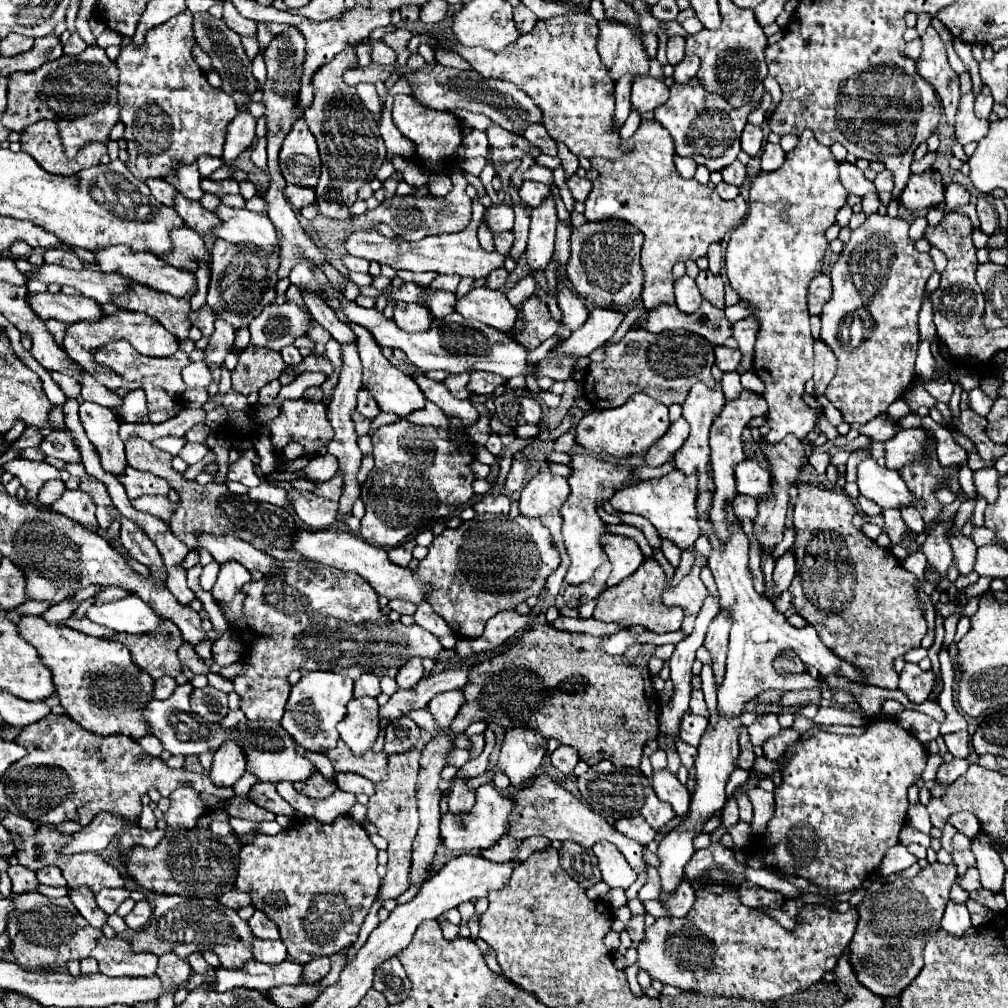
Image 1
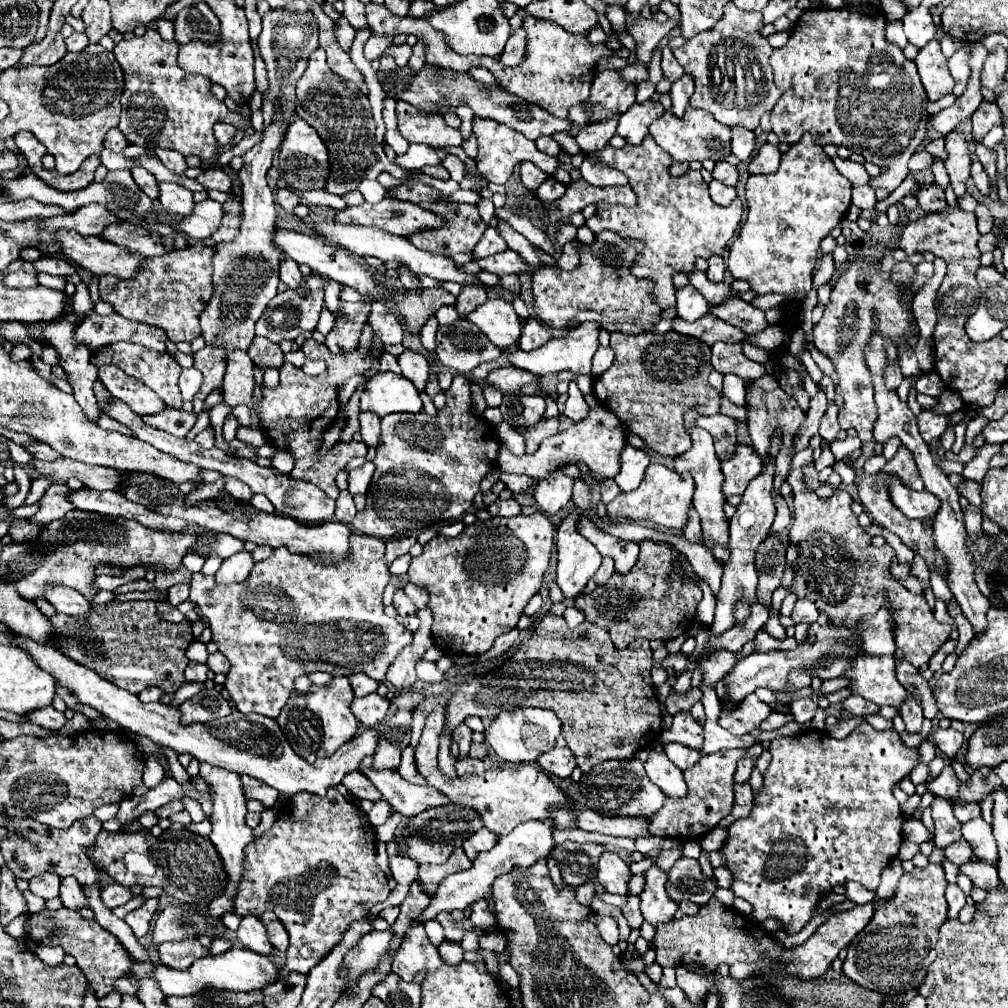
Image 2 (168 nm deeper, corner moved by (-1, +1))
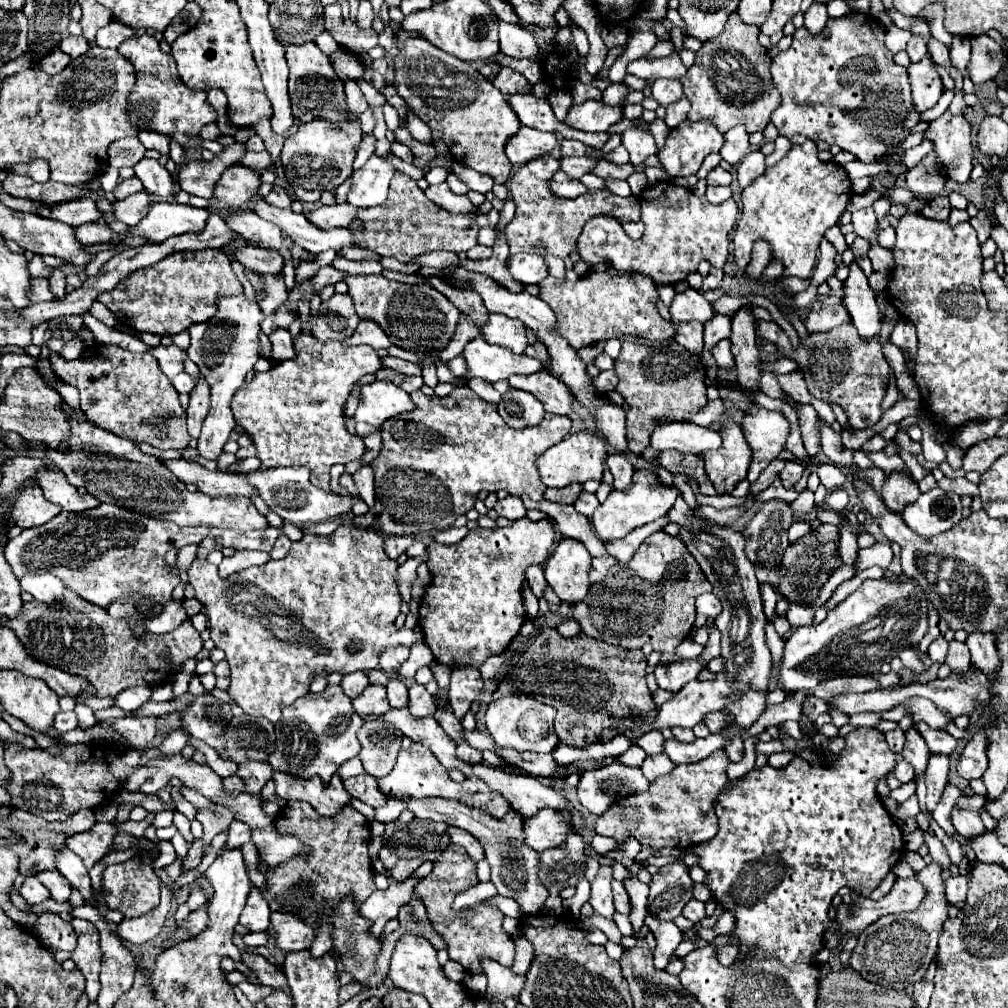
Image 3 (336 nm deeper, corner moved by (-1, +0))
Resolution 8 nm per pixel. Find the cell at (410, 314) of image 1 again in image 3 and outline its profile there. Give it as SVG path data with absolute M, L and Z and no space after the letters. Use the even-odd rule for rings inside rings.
M360 321L356 331L342 341L342 345L352 347L352 345L370 345L374 349L388 349L392 343L388 341L386 333L382 333L380 325L376 325L374 321Z

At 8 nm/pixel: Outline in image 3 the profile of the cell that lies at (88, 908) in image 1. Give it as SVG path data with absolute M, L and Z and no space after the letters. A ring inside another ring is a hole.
M50 869L50 871L42 871L42 873L38 873L38 881L50 891L50 895L52 895L52 899L56 899L56 901L68 901L70 899L70 883L68 883L68 879L62 875L62 873L58 873L56 869Z

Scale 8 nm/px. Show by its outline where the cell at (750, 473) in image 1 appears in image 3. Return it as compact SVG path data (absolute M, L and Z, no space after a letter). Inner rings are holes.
M724 421L720 425L720 435L722 447L716 451L704 451L698 457L704 461L704 471L714 489L718 493L732 493L736 483L746 479L746 471L752 461L752 449L748 449L744 433L734 421Z

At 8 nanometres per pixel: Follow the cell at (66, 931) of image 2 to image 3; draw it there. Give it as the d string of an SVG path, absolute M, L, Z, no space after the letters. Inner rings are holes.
M72 919L72 927L78 937L78 947L72 953L72 961L84 973L86 993L88 993L90 1003L94 1003L100 991L98 969L100 969L100 959L102 959L98 929L90 921L84 921L84 919Z

